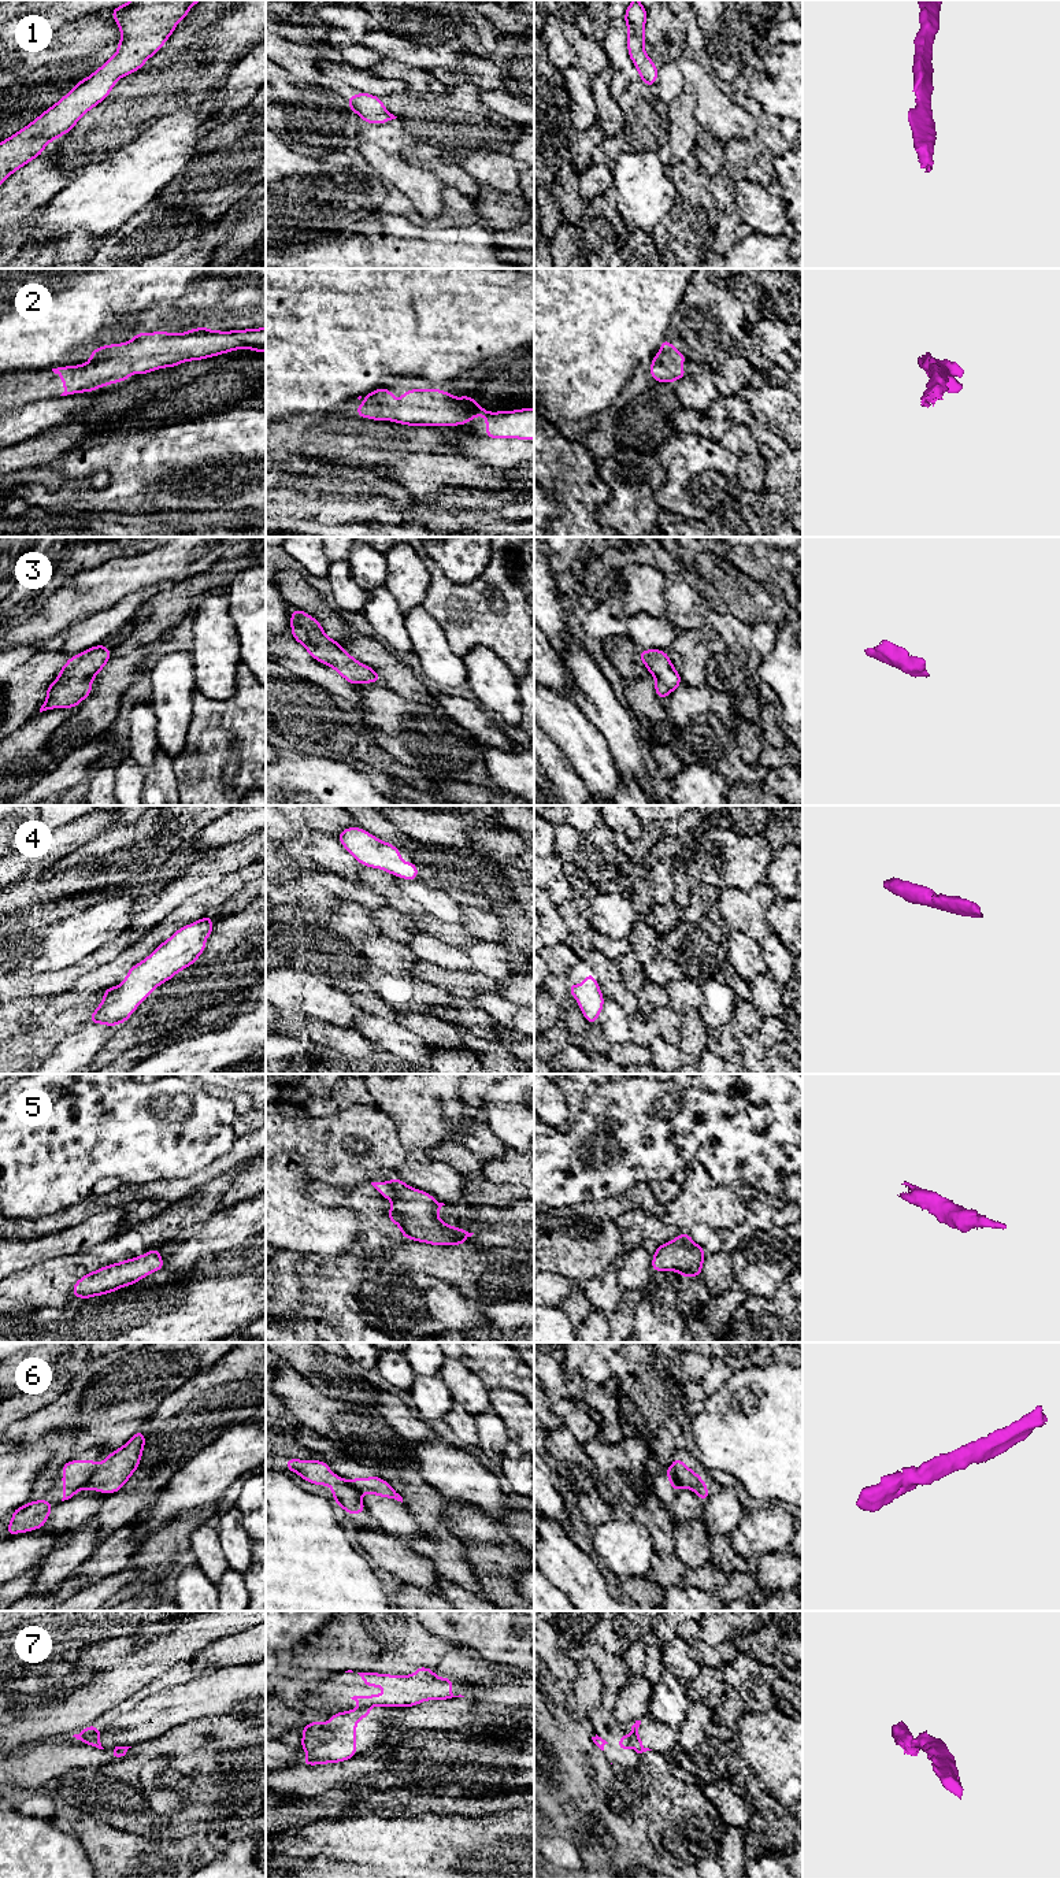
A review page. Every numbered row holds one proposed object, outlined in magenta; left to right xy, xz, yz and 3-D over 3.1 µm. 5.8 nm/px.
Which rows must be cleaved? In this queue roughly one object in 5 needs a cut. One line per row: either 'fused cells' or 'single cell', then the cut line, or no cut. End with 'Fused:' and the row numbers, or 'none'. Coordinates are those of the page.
1: single cell; no cut
2: single cell; no cut
3: single cell; no cut
4: single cell; no cut
5: single cell; no cut
6: fused cells; cut in xy along (99, 1466), (81, 1488)
7: fused cells; cut in xz along (362, 1707), (369, 1708)
Fused: 6, 7

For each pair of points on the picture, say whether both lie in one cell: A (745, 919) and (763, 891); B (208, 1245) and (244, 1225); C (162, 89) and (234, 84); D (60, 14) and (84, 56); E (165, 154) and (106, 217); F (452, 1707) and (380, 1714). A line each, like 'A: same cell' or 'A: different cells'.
A: same cell
B: same cell
C: different cells
D: different cells
E: same cell
F: different cells

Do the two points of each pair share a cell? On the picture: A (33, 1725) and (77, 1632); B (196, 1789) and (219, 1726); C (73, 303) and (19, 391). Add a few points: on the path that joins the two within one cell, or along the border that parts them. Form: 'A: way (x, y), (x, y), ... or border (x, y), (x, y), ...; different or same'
A: border (103, 1640), (93, 1641), (73, 1652); different
B: way (206, 1774), (214, 1766), (219, 1741); same
C: border (43, 369), (19, 369), (14, 373); different

